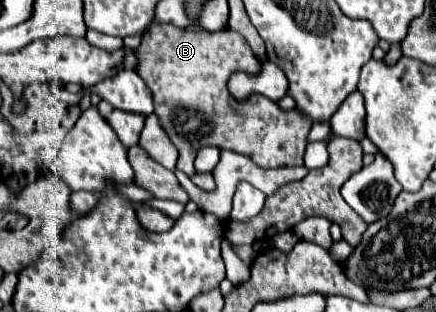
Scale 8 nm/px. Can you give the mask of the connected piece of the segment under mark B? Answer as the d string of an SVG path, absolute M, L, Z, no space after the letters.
M151 23L147 31L143 33L141 45L135 49L137 55L137 73L145 79L149 89L153 91L155 101L155 113L159 115L159 121L171 141L179 147L179 163L177 169L185 175L195 175L195 155L201 147L215 145L219 149L229 149L254 158L265 158L265 167L278 168L283 166L300 166L303 163L303 151L307 145L307 133L311 127L311 121L301 115L299 111L281 111L275 101L253 95L243 103L235 103L227 91L227 79L233 71L259 71L261 63L253 55L251 47L247 47L247 41L231 29L221 29L215 33L207 31L183 31L169 23Z

